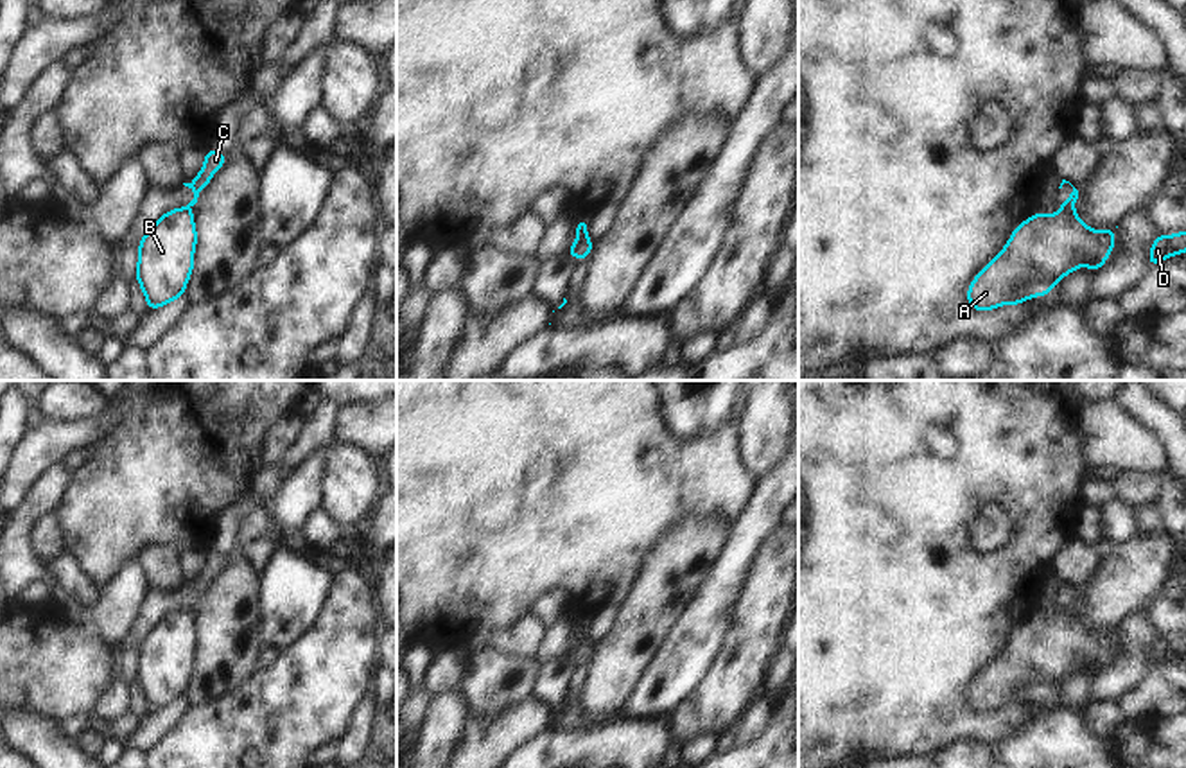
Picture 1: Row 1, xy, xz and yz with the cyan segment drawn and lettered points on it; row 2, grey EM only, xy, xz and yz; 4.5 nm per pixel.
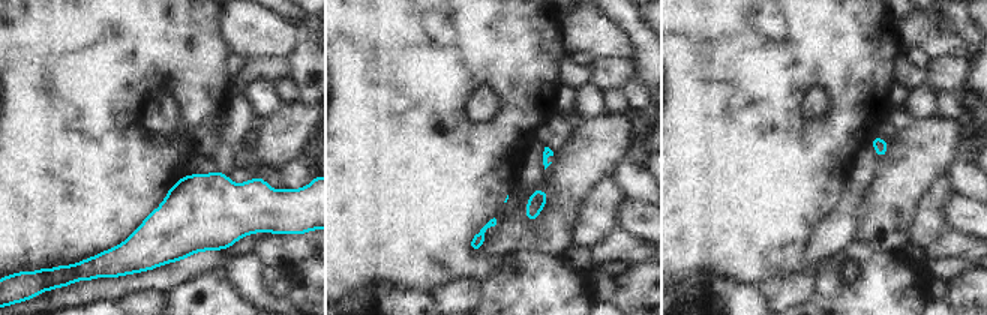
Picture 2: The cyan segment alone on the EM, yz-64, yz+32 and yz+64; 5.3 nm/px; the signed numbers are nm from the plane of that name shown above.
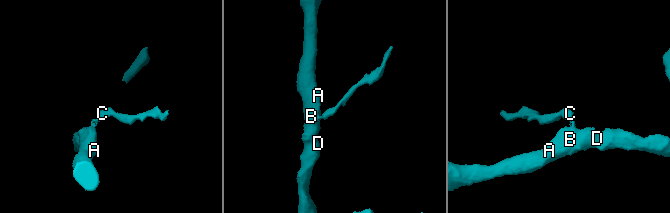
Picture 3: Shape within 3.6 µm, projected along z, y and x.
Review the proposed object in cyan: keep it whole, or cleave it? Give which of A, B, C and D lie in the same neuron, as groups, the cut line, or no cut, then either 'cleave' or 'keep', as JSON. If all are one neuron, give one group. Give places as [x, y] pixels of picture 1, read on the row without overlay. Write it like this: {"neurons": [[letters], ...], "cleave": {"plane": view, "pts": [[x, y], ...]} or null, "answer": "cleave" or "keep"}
{"neurons": [["A", "B", "D"], ["C"]], "cleave": {"plane": "yz", "pts": [[1061, 609], [1072, 610]]}, "answer": "cleave"}

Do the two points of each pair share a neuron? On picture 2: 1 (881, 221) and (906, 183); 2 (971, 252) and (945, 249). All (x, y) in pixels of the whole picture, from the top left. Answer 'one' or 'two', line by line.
1: one
2: one

